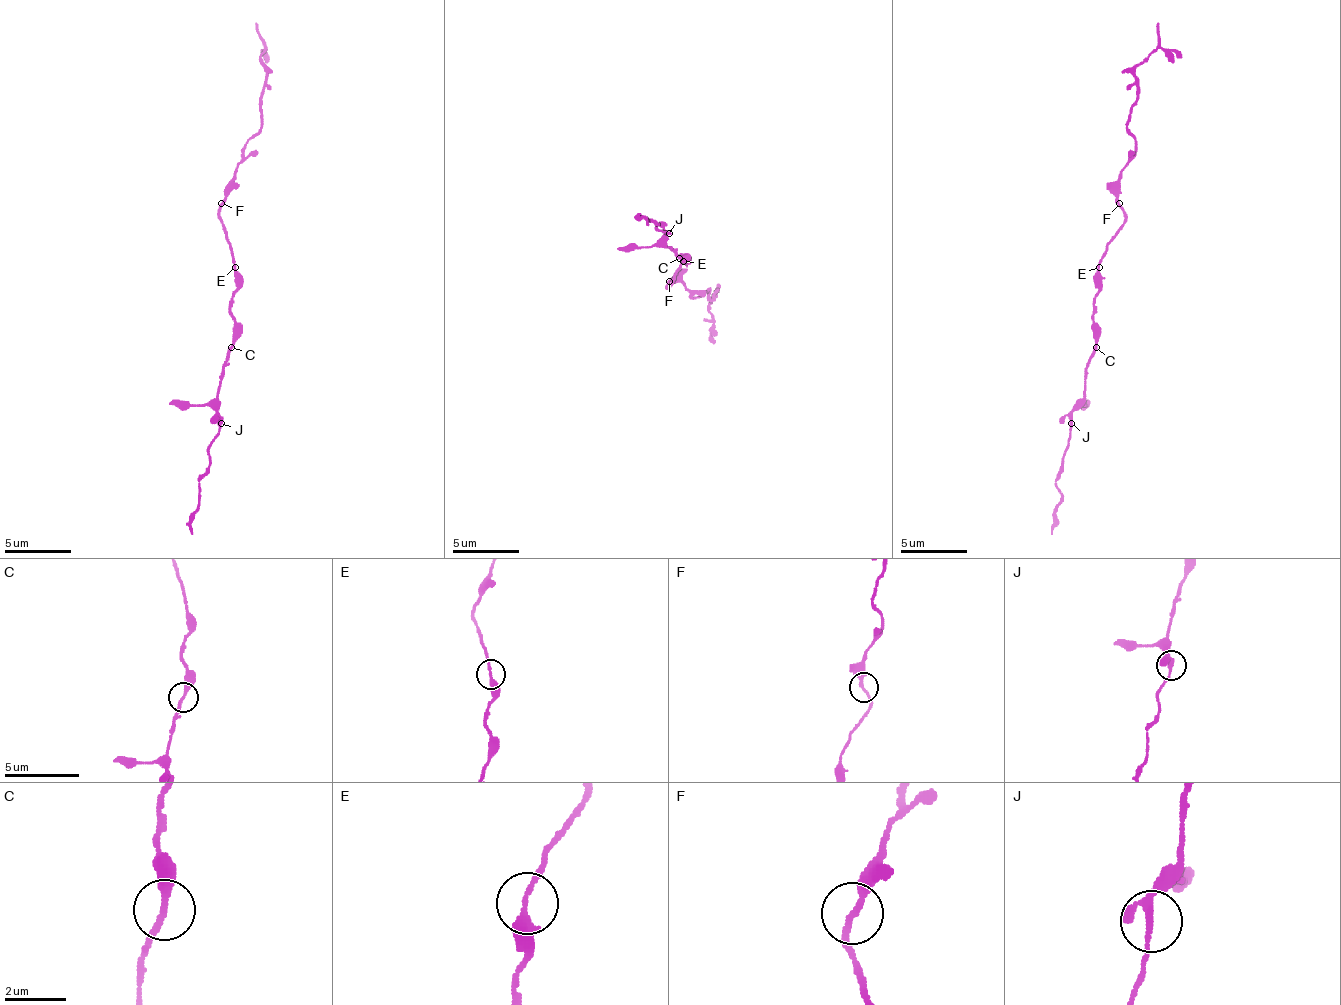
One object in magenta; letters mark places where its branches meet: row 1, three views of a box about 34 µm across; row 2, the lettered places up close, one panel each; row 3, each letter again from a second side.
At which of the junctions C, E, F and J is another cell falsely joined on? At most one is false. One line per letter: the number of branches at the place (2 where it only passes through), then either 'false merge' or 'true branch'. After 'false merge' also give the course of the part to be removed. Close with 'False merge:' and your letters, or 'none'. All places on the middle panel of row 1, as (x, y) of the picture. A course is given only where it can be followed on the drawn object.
C: 2 branches meet; true branch
E: 2 branches meet; true branch
F: 2 branches meet; true branch
J: 3 branches meet; false merge; foreign part runs (669, 234), (639, 214)
False merge: J

